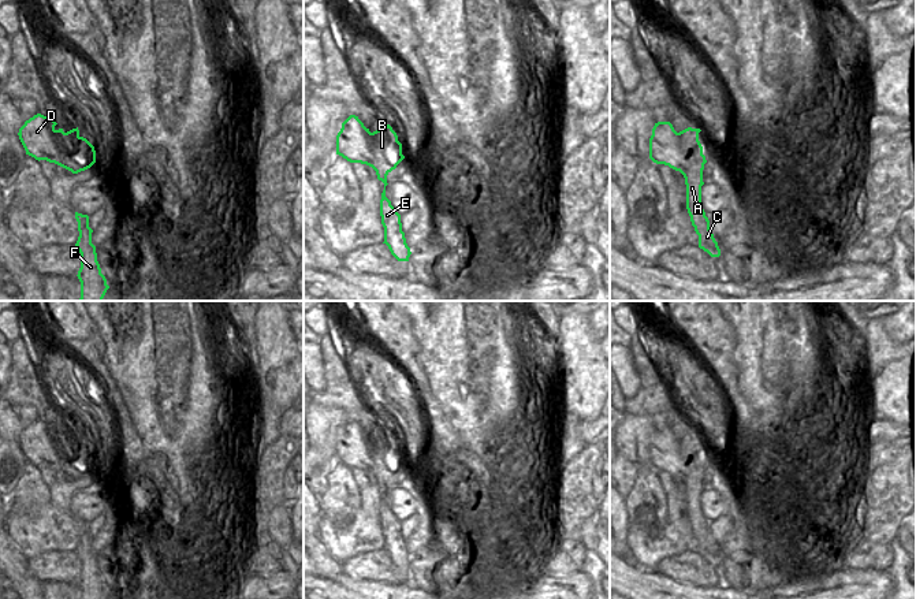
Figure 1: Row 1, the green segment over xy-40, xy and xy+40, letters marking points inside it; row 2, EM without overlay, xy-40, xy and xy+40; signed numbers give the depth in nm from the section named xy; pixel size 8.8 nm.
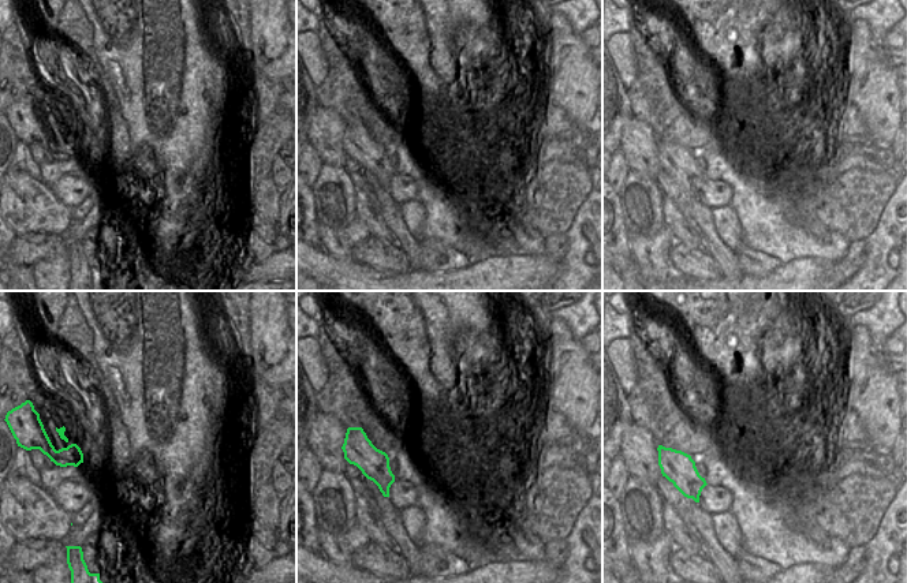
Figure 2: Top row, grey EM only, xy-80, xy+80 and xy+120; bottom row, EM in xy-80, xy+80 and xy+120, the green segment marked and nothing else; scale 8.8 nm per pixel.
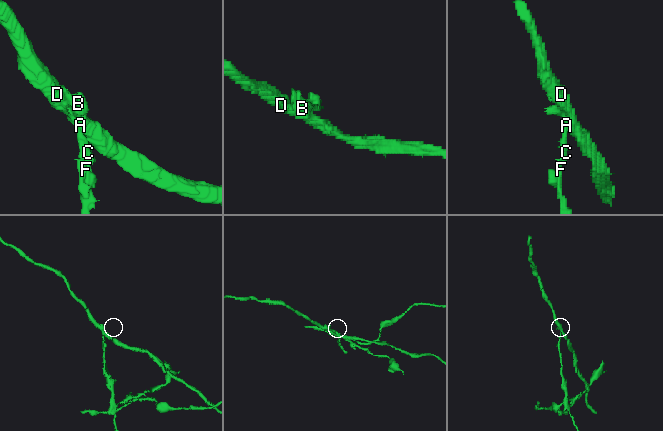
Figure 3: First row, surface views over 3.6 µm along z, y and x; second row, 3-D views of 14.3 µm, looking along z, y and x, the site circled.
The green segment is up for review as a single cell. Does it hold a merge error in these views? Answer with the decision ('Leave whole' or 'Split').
Split.

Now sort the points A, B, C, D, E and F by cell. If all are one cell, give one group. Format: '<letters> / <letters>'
A B D E / C F

